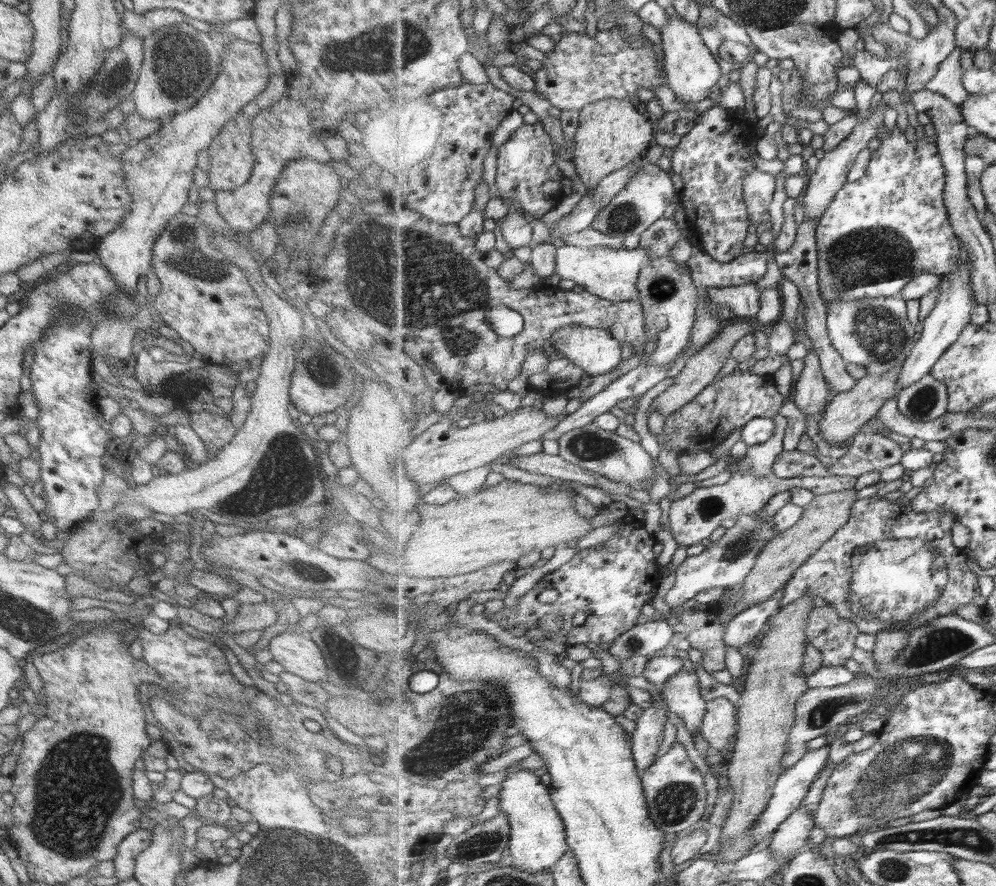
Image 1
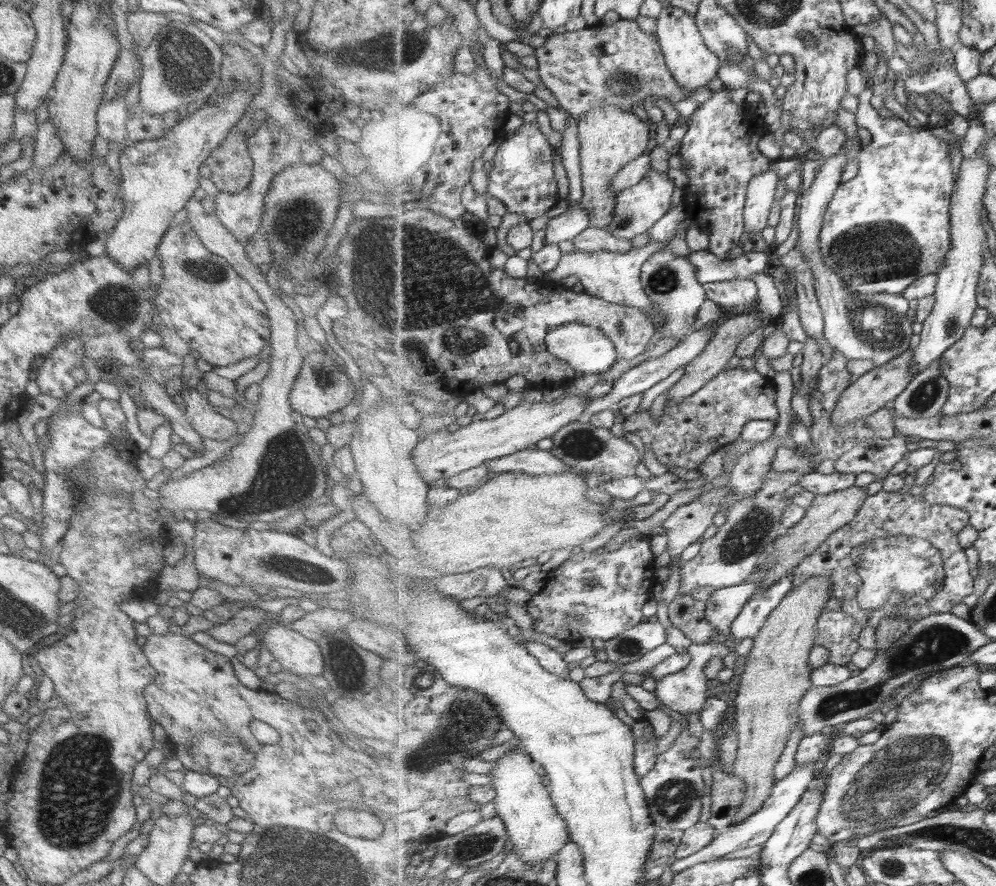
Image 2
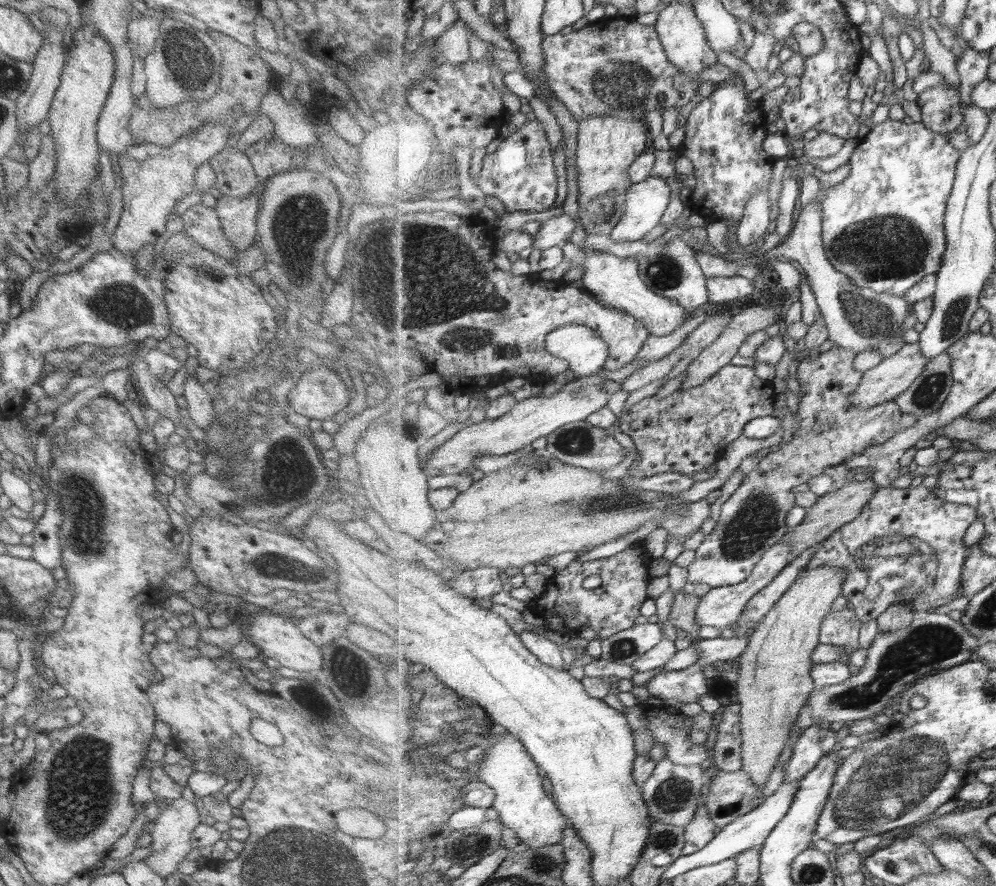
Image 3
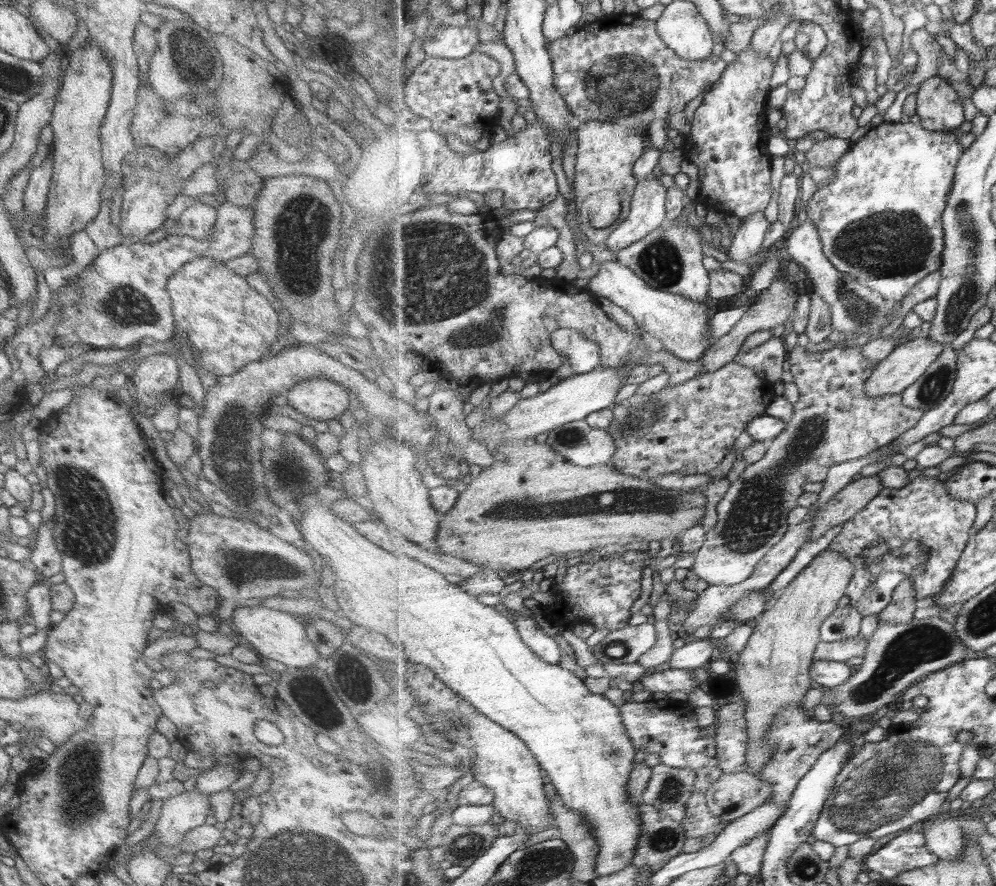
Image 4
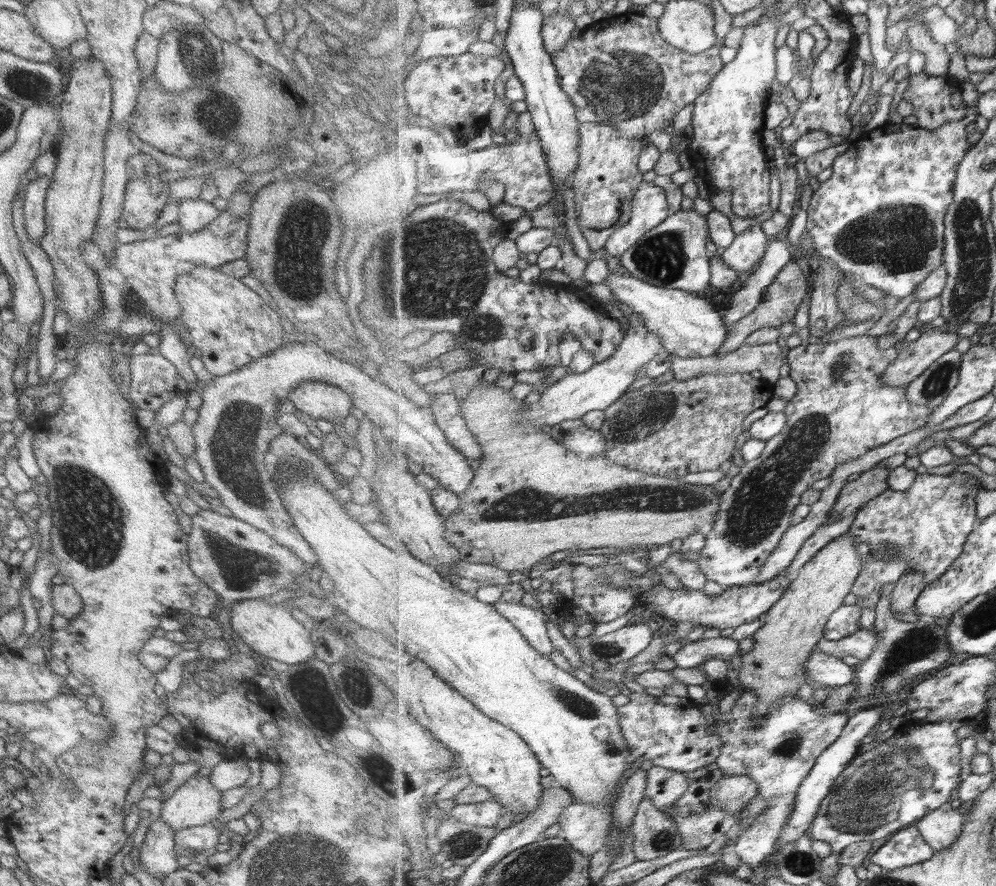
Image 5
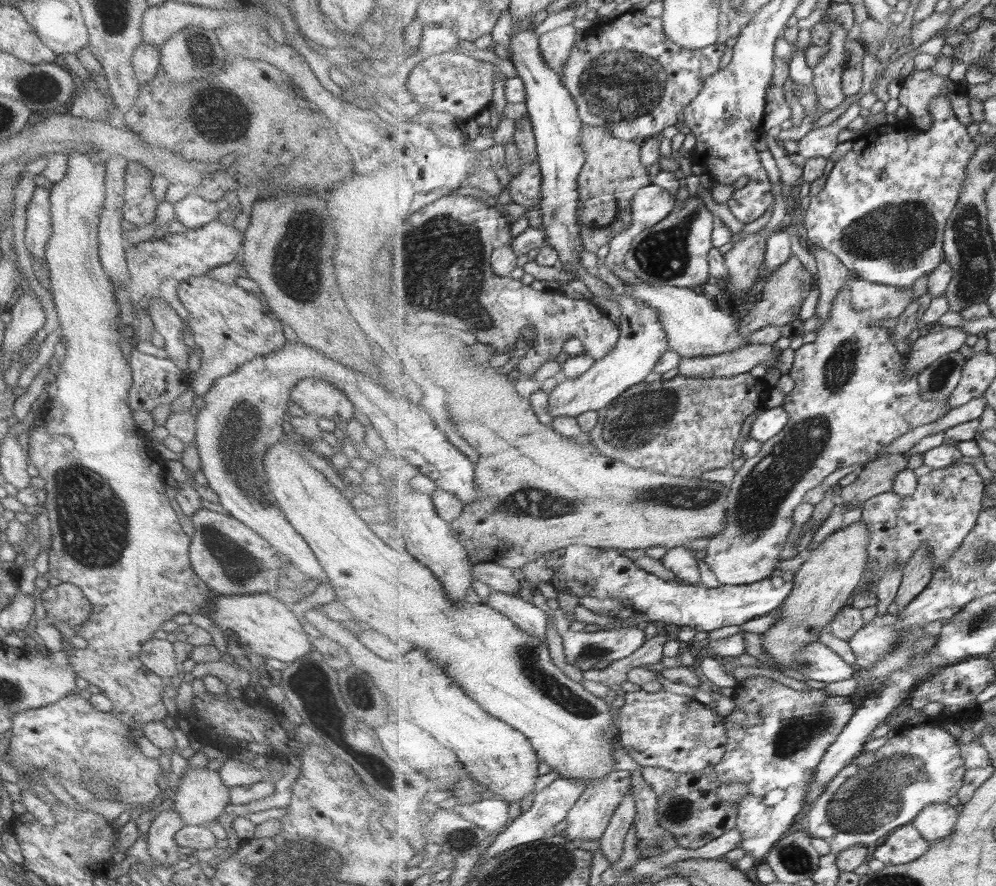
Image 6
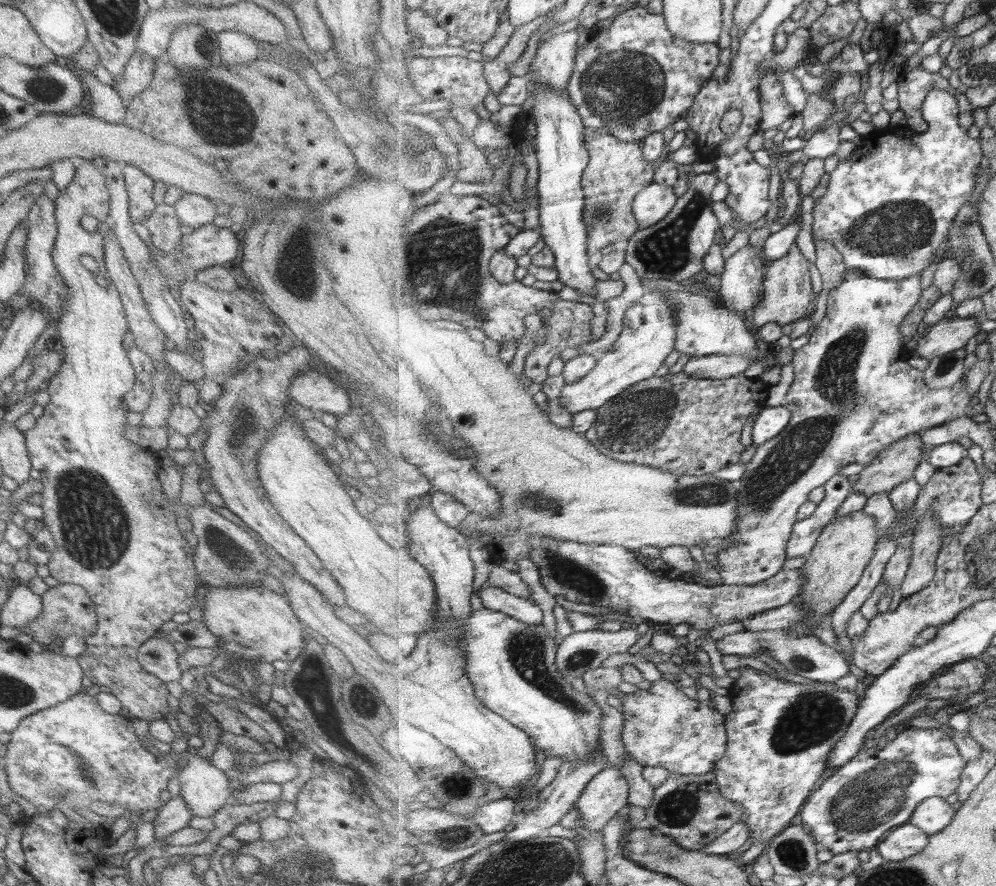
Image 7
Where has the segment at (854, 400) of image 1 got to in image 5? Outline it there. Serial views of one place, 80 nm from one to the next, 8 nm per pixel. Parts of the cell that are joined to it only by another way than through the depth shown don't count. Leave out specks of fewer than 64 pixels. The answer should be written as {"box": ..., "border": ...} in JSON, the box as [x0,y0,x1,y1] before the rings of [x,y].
{"box":[882,328,957,386],"border":[[[938,328],[929,334],[923,334],[919,340],[901,344],[897,360],[884,372],[882,381],[889,386],[909,386],[934,362],[953,350],[957,342],[957,333]]]}

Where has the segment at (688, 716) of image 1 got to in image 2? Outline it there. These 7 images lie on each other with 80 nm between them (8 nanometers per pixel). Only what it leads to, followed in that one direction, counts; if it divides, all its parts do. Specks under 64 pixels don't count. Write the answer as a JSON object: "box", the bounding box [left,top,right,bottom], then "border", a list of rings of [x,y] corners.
{"box":[649,641,732,714],"border":[[[711,641],[710,643],[693,644],[688,649],[692,656],[692,661],[689,666],[677,674],[669,675],[667,678],[661,678],[656,682],[651,682],[649,685],[655,695],[660,698],[660,702],[680,714],[691,714],[691,712],[699,712],[701,714],[704,709],[705,703],[709,696],[707,696],[707,678],[705,678],[705,667],[708,662],[714,658],[725,658],[732,648],[727,644],[719,641]]]}

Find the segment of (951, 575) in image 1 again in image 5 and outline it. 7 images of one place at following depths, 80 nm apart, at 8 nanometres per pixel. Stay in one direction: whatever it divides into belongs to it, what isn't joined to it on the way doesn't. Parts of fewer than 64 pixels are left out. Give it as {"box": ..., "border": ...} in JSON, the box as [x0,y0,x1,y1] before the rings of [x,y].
{"box":[845,472,980,609],"border":[[[955,472],[947,476],[918,474],[907,492],[888,489],[867,502],[845,536],[855,540],[862,560],[862,573],[855,581],[853,594],[863,609],[875,609],[884,586],[896,583],[907,571],[923,571],[926,586],[941,578],[963,554],[969,536],[980,523],[977,518],[977,492],[971,474]]]}

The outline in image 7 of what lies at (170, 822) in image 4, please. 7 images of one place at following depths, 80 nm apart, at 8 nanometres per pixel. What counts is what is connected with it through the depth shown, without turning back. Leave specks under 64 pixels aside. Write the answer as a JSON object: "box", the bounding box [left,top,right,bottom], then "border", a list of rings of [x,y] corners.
{"box":[176,755,230,818],"border":[[[197,755],[188,756],[176,779],[178,795],[187,805],[191,816],[211,818],[230,796],[226,774],[211,765],[211,761]]]}

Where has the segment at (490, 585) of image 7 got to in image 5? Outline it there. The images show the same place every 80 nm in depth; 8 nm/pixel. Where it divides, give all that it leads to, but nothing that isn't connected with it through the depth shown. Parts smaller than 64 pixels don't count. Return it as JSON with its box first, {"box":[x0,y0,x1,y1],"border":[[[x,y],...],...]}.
{"box":[494,599,555,658],"border":[[[501,599],[497,600],[494,605],[505,618],[510,619],[528,638],[531,646],[540,650],[547,658],[551,658],[551,652],[553,652],[555,646],[549,638],[547,624],[545,624],[547,617],[541,609],[525,606],[521,603],[505,602]]]}

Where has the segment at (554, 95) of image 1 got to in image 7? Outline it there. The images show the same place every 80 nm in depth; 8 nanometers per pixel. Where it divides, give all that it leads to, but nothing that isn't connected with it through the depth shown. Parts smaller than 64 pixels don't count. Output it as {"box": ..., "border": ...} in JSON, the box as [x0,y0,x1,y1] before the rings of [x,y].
{"box":[567,3,721,142],"border":[[[631,3],[621,14],[615,16],[608,29],[597,33],[594,38],[588,38],[587,43],[578,48],[575,69],[573,69],[573,75],[571,75],[571,80],[568,82],[567,90],[578,113],[583,118],[586,128],[606,129],[612,135],[622,139],[623,142],[641,142],[643,138],[651,133],[665,130],[671,124],[675,124],[677,120],[685,118],[685,114],[694,105],[696,97],[702,92],[706,82],[713,77],[713,70],[719,66],[719,54],[721,54],[721,48],[719,48],[718,43],[699,44],[682,39],[669,28],[663,15],[653,14],[646,7],[643,8],[639,4]]]}

